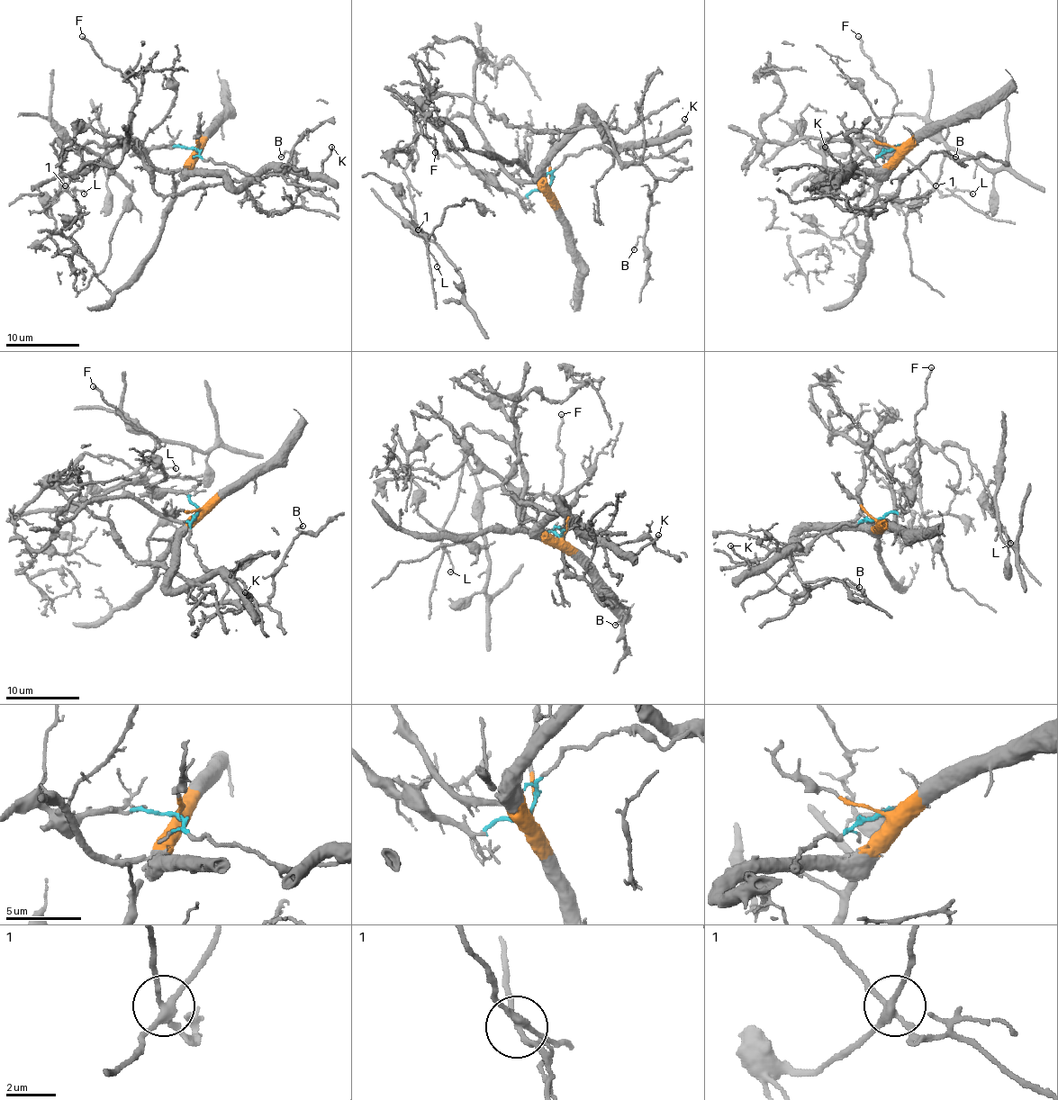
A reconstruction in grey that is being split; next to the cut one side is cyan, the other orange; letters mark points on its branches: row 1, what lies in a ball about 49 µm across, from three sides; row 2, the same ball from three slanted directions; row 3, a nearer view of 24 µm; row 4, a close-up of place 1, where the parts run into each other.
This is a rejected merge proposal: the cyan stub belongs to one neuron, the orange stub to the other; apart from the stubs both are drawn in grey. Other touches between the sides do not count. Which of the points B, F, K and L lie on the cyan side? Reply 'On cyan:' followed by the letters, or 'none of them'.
On cyan: F

